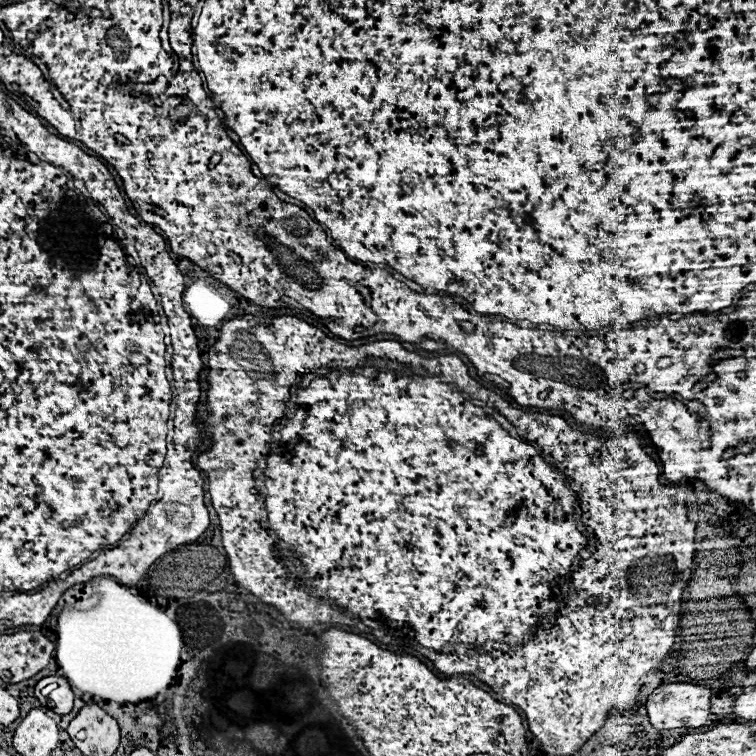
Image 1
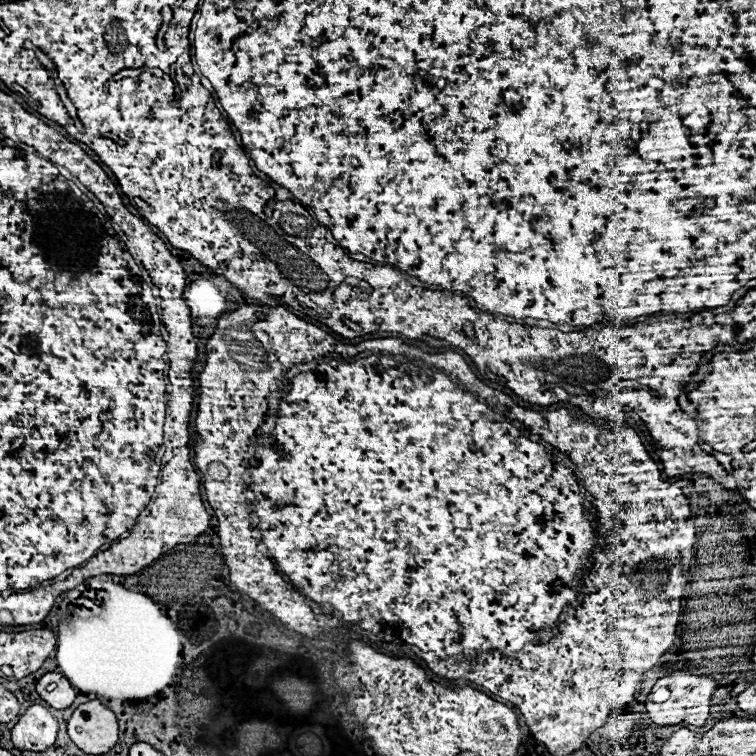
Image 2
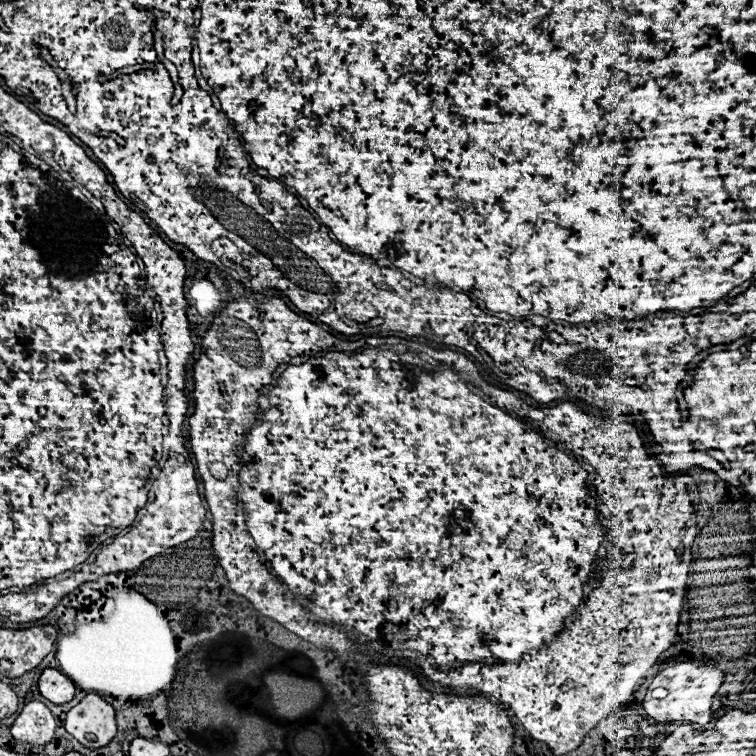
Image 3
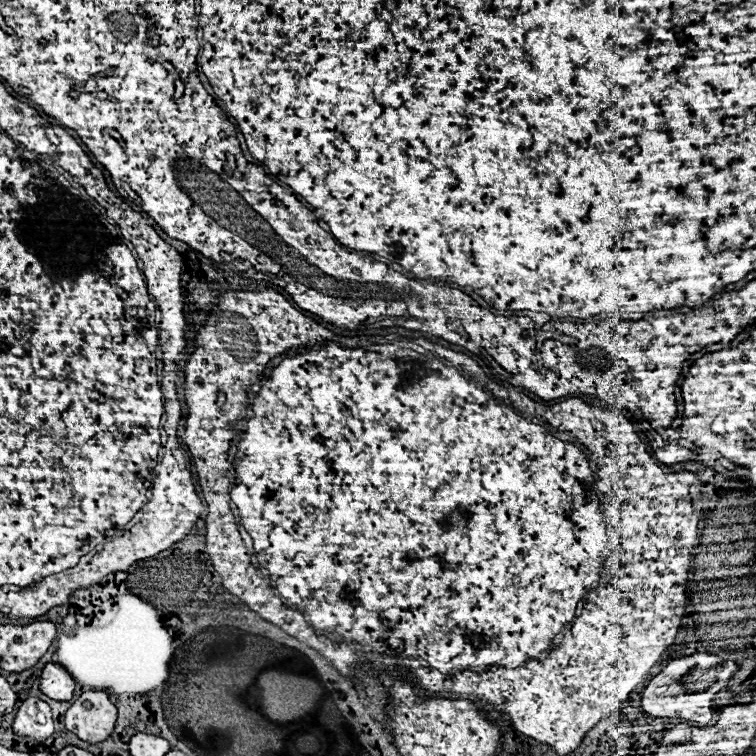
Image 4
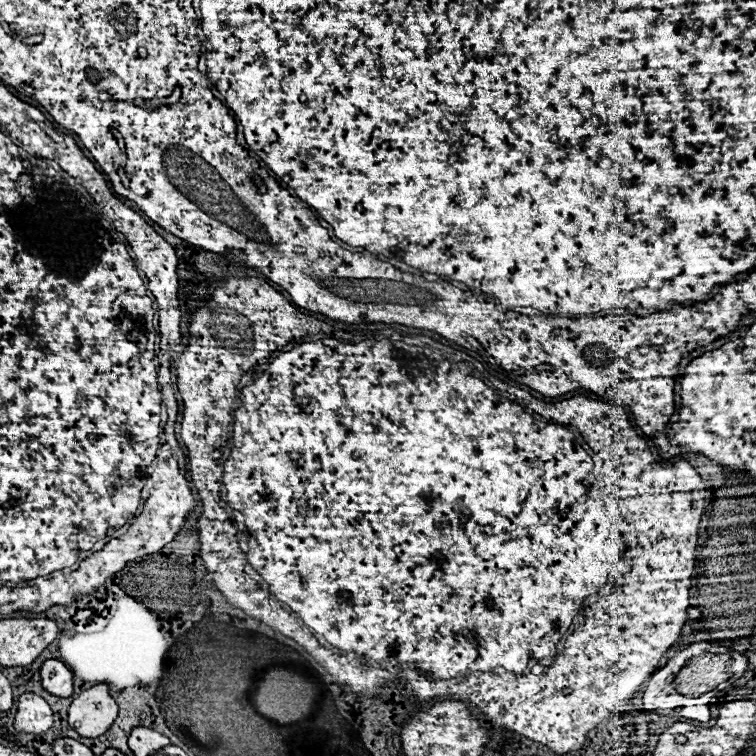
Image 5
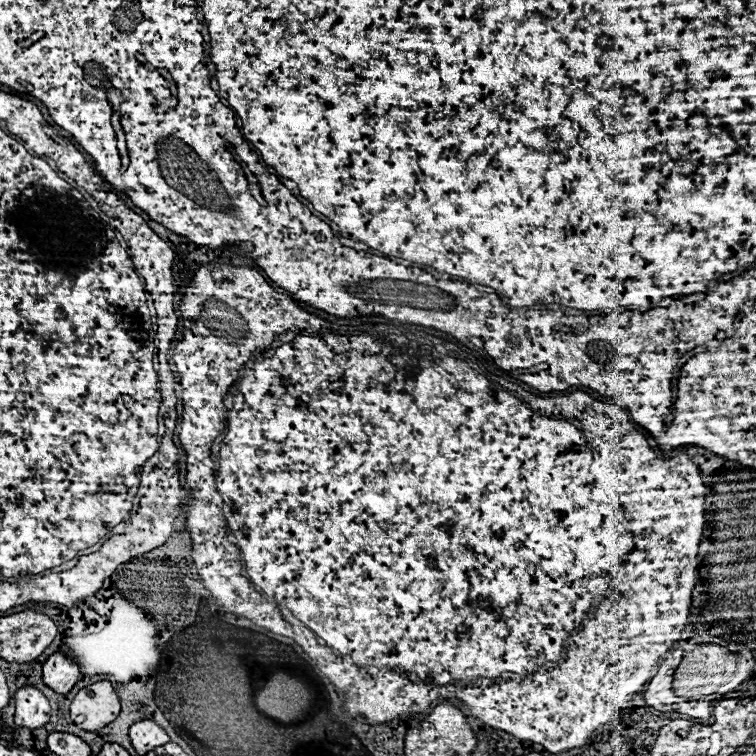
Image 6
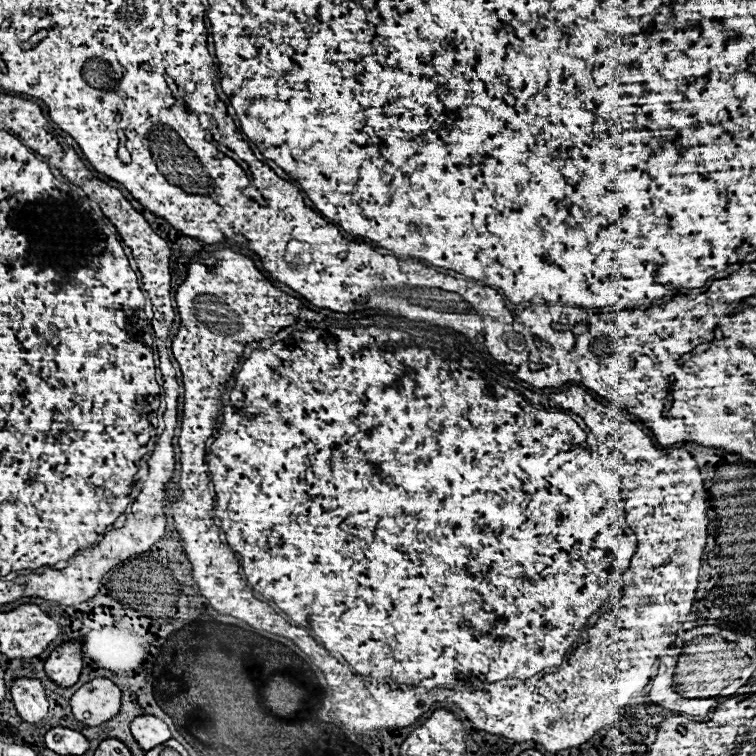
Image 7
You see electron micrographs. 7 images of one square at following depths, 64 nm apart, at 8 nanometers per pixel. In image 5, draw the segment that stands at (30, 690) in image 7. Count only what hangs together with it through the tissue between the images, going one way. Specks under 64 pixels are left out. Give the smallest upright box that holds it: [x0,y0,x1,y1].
[14,692,52,734]

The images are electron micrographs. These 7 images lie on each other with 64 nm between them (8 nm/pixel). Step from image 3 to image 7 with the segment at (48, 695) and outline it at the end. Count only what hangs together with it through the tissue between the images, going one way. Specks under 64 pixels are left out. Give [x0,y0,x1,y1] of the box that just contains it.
[44,640,82,688]

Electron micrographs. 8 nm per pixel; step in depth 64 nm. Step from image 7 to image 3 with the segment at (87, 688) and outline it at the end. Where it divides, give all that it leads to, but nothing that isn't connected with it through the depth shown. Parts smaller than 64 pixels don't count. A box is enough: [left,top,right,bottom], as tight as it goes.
[64,694,116,750]

